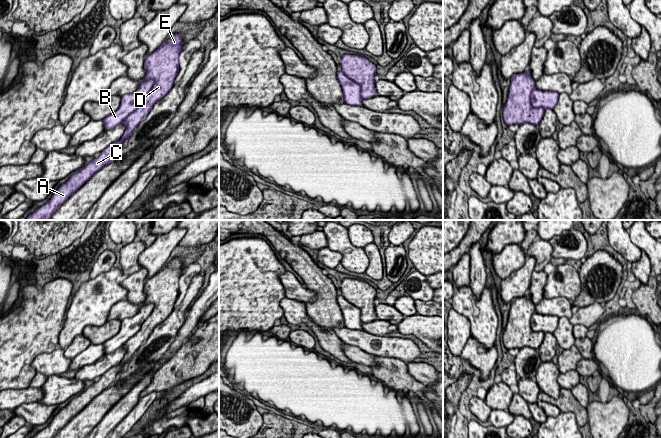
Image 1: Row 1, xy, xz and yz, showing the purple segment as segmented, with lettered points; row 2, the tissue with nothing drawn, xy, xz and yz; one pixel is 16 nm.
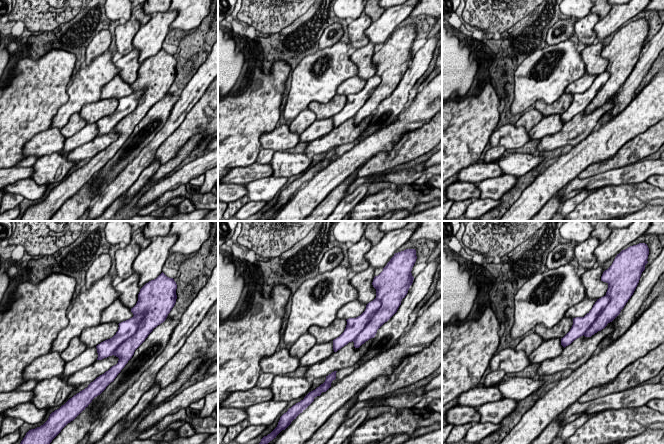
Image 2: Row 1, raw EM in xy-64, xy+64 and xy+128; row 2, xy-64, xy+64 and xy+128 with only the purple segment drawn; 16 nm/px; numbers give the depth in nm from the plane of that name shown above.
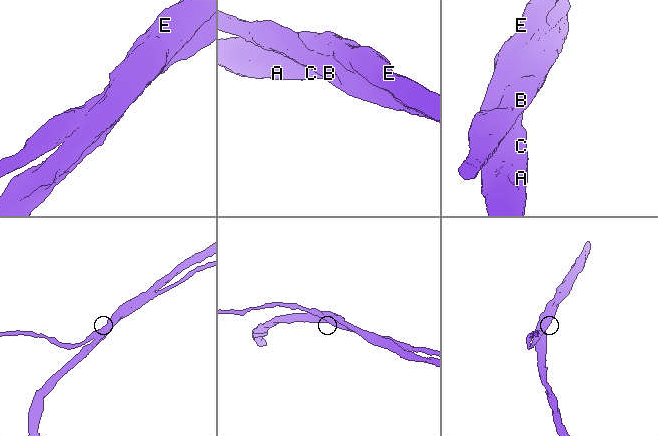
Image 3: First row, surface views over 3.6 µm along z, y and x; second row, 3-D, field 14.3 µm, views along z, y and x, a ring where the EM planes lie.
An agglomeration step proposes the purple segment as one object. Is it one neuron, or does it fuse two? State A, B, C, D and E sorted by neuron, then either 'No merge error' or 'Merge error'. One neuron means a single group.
Groups: A C D E / B. Merge error

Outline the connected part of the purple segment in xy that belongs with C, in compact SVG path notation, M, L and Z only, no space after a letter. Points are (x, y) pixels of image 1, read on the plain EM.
M175 258L156 275L146 280L144 286L146 299L140 307L152 303L154 309L143 322L140 330L122 346L126 350L122 362L118 366L109 369L97 382L94 382L88 389L75 396L53 417L46 428L38 431L32 438L53 438L97 395L113 386L123 365L132 358L137 349L148 339L153 329L172 313L176 299L179 296L179 278L183 275L181 273L183 268L182 261Z

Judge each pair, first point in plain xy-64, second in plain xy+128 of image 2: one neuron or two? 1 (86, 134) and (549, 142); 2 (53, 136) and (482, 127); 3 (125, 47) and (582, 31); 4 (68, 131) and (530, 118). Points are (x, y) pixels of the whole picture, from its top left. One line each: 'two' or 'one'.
1: two
2: two
3: one
4: one

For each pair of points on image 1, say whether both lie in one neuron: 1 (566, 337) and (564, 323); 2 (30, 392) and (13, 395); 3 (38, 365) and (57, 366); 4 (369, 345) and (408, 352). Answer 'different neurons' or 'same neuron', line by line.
1: same neuron
2: same neuron
3: same neuron
4: same neuron

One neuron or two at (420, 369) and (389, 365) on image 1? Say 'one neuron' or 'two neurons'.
one neuron

